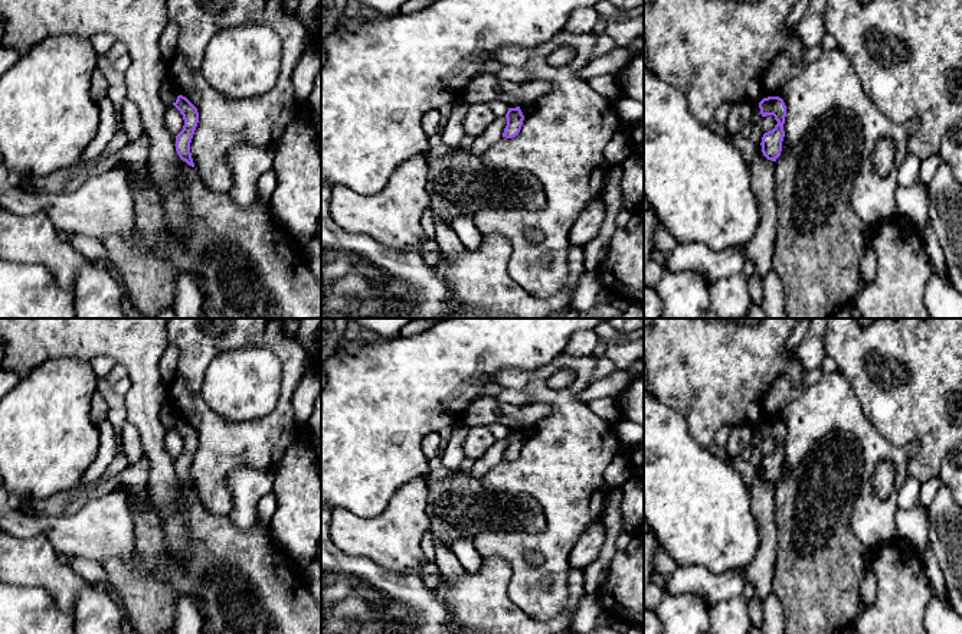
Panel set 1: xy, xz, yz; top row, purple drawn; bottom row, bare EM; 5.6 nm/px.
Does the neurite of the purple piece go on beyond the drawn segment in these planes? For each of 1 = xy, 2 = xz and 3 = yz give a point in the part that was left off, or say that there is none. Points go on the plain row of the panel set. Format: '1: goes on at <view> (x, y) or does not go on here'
1: does not go on here
2: does not go on here
3: does not go on here

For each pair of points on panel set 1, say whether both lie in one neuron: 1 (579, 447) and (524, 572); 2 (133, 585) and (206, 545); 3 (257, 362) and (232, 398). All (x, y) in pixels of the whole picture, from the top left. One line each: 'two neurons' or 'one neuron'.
1: one neuron
2: one neuron
3: one neuron

